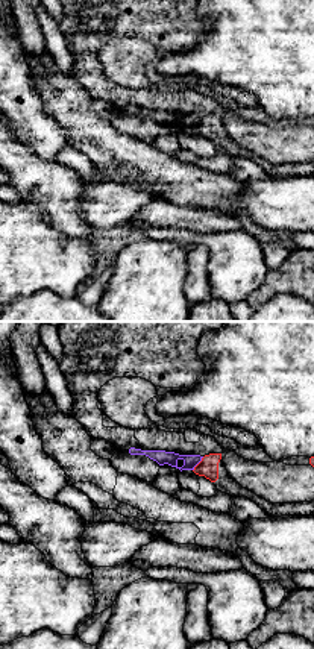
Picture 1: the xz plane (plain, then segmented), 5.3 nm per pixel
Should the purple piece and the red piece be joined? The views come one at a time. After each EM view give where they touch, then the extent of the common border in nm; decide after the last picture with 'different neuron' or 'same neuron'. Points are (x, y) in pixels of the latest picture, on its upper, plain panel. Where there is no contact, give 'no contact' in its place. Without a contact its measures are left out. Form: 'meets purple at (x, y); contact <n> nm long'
meets purple at (197, 123); contact 100 nm long

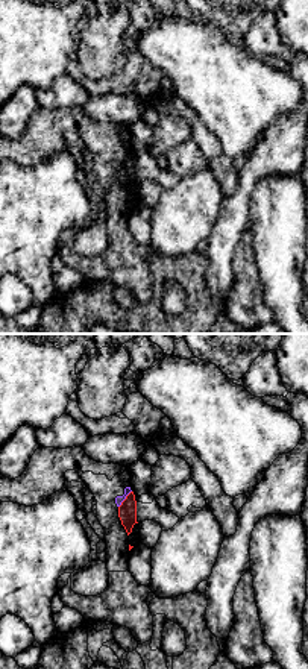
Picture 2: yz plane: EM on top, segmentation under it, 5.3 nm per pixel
meets purple at (125, 158); contact 120 nm long

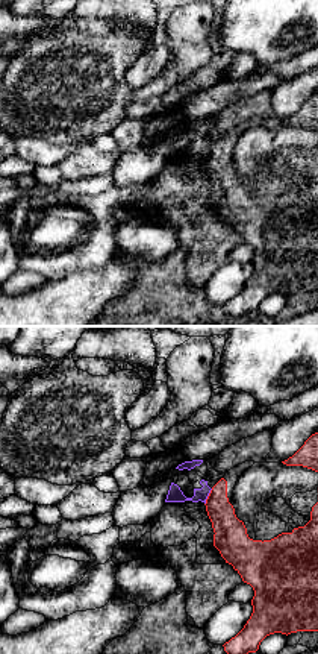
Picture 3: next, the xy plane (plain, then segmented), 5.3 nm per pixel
meets purple at (208, 155); contact 100 nm long

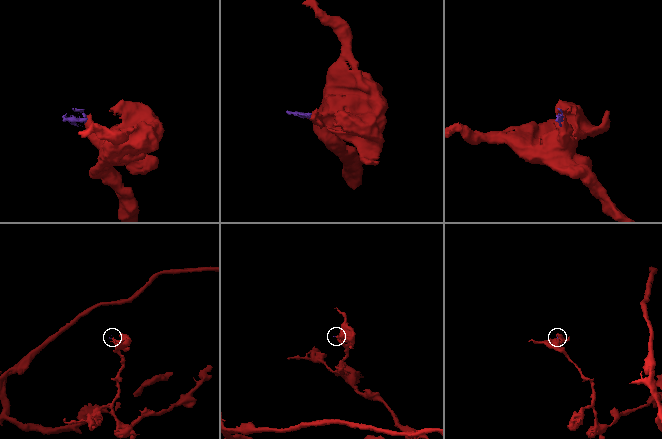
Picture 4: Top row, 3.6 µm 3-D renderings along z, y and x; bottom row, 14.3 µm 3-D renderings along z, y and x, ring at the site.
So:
same neuron

